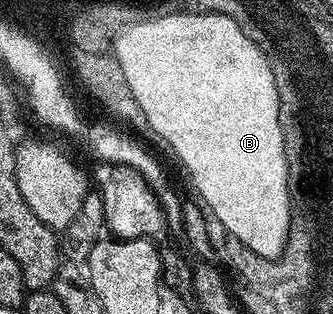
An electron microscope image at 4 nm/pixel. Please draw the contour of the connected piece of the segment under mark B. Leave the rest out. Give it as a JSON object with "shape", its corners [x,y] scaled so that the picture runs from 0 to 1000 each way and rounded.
{"shape":[[[616,51],[610,64],[489,64],[468,57],[429,76],[402,76],[381,89],[336,143],[339,175],[354,182],[360,223],[372,223],[372,248],[384,277],[432,363],[444,376],[444,401],[459,430],[474,430],[498,459],[523,468],[541,519],[559,532],[571,573],[589,608],[607,621],[607,637],[631,666],[628,685],[667,688],[676,713],[691,713],[700,739],[715,739],[727,764],[751,790],[775,790],[772,803],[799,815],[823,815],[835,790],[847,790],[847,752],[859,752],[859,586],[847,535],[847,446],[835,446],[835,382],[823,382],[823,268],[811,268],[811,229],[799,229],[799,204],[787,204],[787,178],[727,127],[727,102],[691,76],[691,64],[643,64],[643,51]]]}

